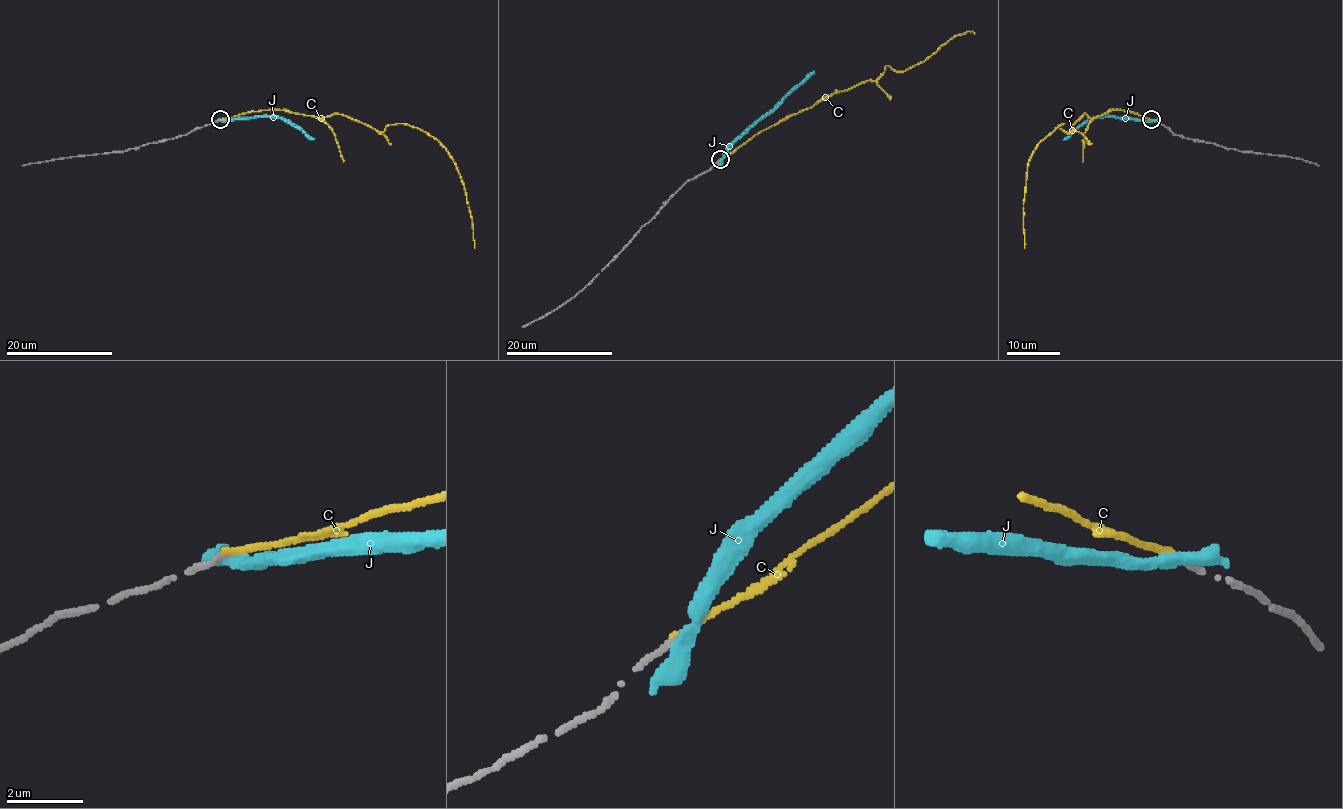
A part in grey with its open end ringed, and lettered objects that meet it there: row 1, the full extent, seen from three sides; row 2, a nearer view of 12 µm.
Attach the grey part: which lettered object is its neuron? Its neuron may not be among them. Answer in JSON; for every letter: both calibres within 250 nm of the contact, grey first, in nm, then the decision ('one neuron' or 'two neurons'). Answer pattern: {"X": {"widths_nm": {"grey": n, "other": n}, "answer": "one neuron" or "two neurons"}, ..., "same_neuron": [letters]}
{"C": {"widths_nm": {"grey": 160, "other": 150}, "answer": "one neuron"}, "J": {"widths_nm": {"grey": 160, "other": 400}, "answer": "two neurons"}, "same_neuron": ["C"]}

